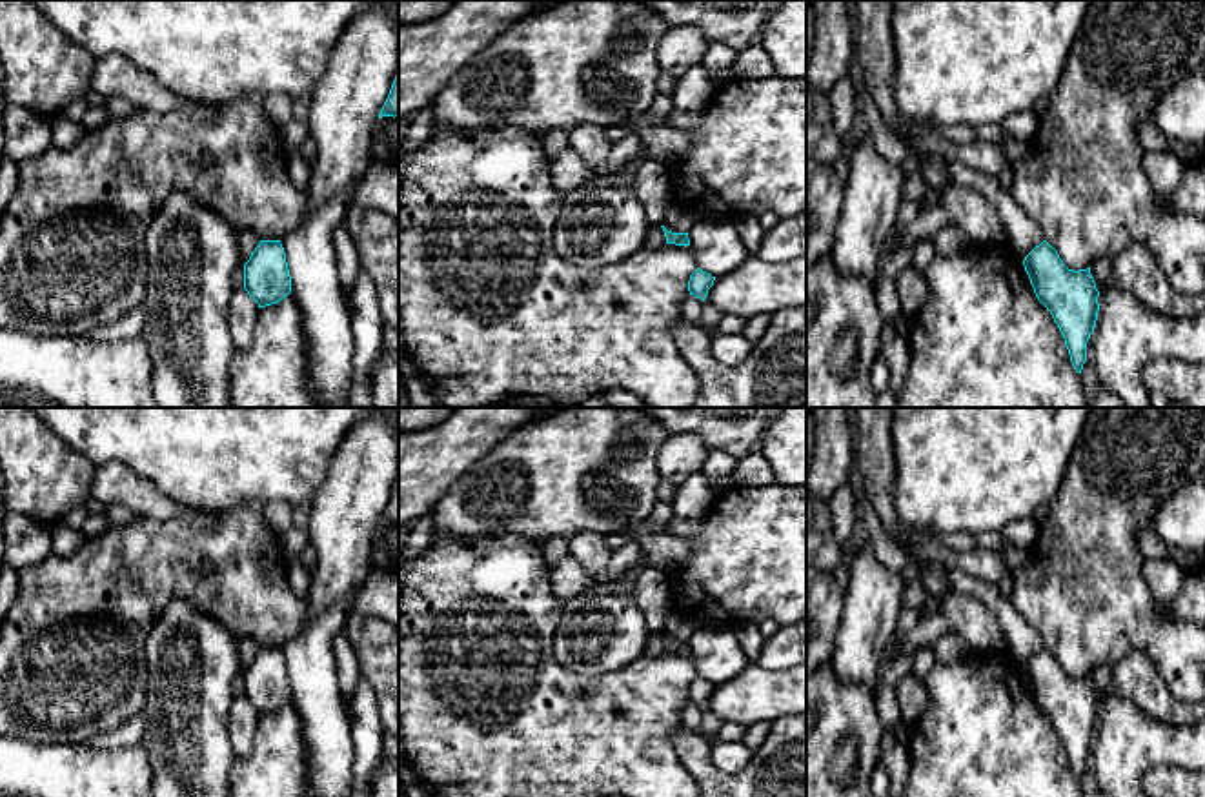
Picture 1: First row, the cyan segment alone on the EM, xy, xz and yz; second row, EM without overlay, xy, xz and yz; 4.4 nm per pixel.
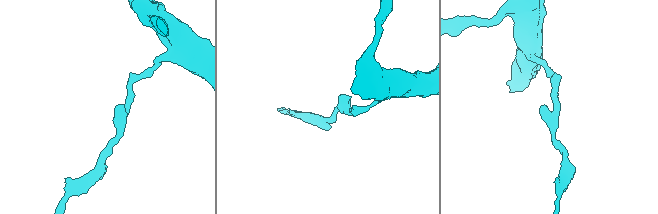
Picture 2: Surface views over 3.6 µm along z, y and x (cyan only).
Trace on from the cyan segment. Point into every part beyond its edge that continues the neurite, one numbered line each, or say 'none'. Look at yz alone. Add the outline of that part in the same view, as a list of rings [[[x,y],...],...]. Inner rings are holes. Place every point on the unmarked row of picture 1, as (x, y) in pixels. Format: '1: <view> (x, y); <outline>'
none

